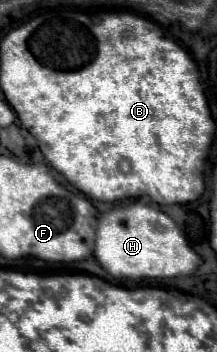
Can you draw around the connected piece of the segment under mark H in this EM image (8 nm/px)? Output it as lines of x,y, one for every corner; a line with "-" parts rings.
130,203
100,215
94,257
112,277
124,279
170,279
190,275
200,265
200,257
196,257
178,225
166,213
142,203

